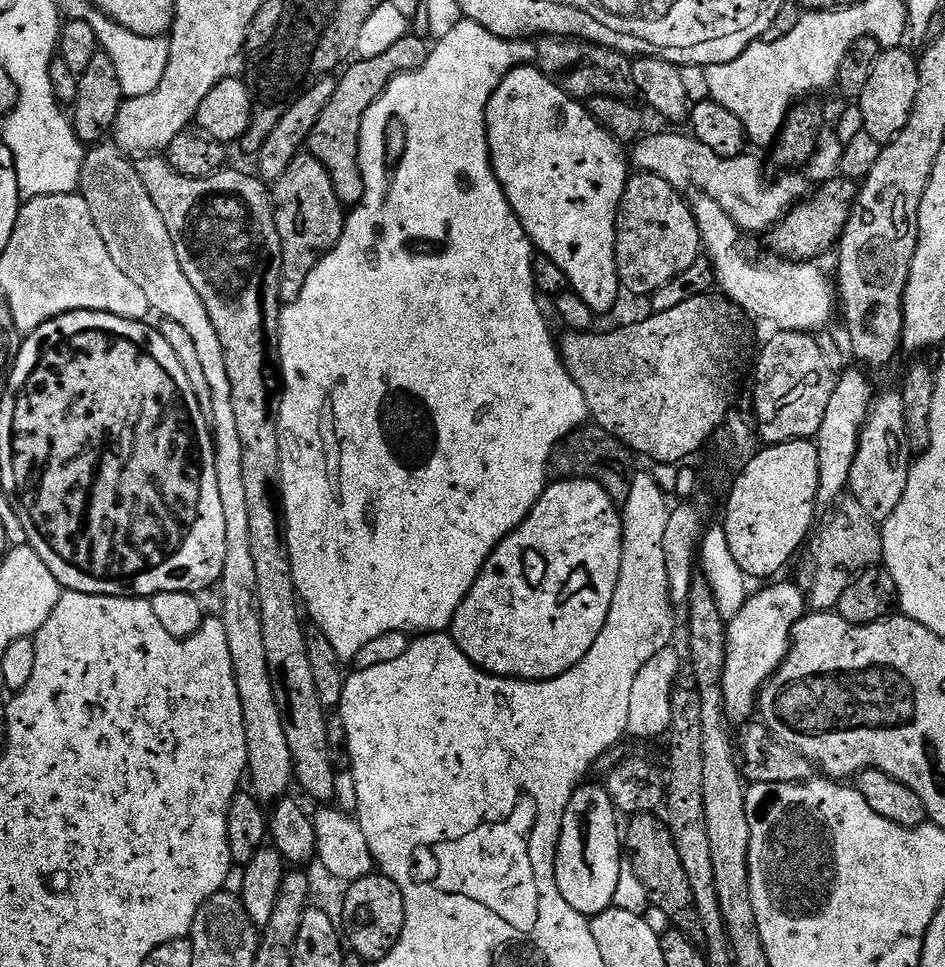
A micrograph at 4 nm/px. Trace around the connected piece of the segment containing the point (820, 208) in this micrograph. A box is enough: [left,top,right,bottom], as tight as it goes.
[766,178,858,262]

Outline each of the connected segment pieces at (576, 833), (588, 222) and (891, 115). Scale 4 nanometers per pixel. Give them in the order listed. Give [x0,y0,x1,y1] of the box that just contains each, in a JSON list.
[[556,782,622,918],[486,66,630,314],[858,47,920,146]]

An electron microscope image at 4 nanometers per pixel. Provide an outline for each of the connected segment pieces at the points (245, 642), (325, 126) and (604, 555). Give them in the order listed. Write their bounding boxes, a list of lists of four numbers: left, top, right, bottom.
[[78,142,294,802],[306,34,430,209],[450,480,624,680]]

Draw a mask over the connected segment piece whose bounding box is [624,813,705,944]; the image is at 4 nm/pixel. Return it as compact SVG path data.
M644 813L633 817L628 824L628 828L625 827L624 830L624 848L633 866L633 872L647 892L651 907L670 918L673 923L671 925L687 936L691 942L703 943L705 928L702 926L696 899L693 891L690 890L685 867L682 866L676 843L668 830L667 823L661 817L658 819L658 816L653 813Z

